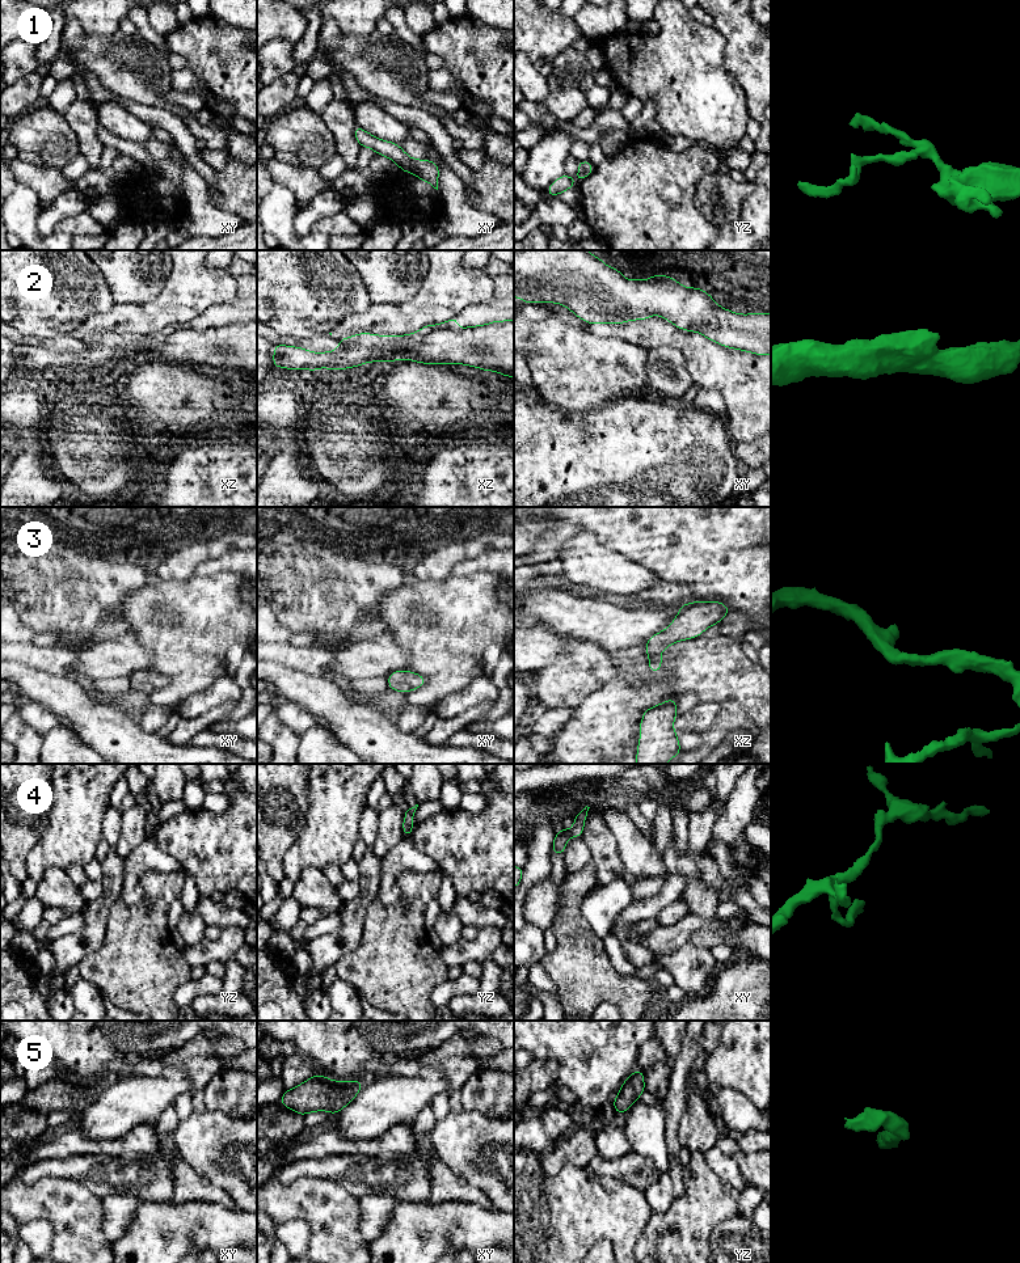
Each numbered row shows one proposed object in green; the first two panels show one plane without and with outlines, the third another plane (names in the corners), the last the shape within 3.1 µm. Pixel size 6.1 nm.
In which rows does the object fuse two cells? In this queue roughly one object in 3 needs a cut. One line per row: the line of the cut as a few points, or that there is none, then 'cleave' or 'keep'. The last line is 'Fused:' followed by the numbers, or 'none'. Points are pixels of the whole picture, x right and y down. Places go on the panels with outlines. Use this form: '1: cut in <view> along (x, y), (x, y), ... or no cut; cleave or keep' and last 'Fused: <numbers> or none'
1: no cut; keep
2: cut in xz along (456, 329), (433, 329), (420, 341), (408, 341), (392, 359); cleave
3: no cut; keep
4: no cut; keep
5: no cut; keep
Fused: 2

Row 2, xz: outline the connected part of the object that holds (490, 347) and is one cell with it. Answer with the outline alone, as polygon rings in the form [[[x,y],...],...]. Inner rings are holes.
[[[514,320],[468,326],[461,330],[433,330],[421,342],[408,342],[393,356],[426,364],[465,364],[514,377]]]

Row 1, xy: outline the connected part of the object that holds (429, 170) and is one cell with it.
[[[355,126],[354,136],[361,147],[368,147],[378,155],[383,155],[393,160],[401,168],[401,172],[410,172],[438,190],[439,168],[435,162],[426,159],[414,160],[409,157],[399,144],[378,139],[359,126]]]

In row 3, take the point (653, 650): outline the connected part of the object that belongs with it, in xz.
[[[696,601],[682,605],[671,625],[652,635],[645,645],[646,655],[650,658],[649,671],[657,672],[662,668],[663,649],[678,641],[700,635],[711,625],[718,624],[729,612],[728,605],[720,601]]]

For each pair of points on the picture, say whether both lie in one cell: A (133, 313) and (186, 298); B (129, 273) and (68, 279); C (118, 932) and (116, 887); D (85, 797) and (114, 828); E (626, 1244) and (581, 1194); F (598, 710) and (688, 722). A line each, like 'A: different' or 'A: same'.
A: same
B: different
C: different
D: different
E: same
F: different

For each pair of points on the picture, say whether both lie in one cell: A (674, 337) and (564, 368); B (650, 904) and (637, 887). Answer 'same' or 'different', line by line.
A: different
B: different

